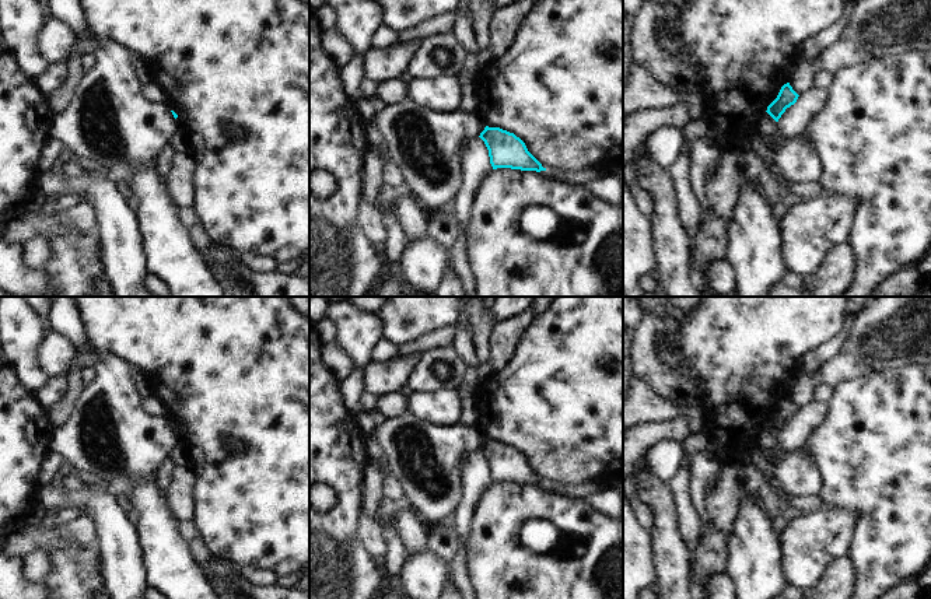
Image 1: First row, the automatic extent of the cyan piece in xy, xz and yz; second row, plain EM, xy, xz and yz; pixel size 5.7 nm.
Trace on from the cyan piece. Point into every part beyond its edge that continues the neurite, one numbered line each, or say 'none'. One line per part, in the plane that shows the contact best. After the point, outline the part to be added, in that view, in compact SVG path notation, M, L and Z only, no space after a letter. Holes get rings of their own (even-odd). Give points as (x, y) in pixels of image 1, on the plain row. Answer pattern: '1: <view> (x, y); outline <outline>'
1: xz (578, 489); outline M542 477L542 480L545 483L539 486L540 488L556 493L556 494L561 494L566 497L587 497L602 488L601 486L591 483L591 481L589 483L564 484L564 483L554 481L552 479L545 479L545 477Z

